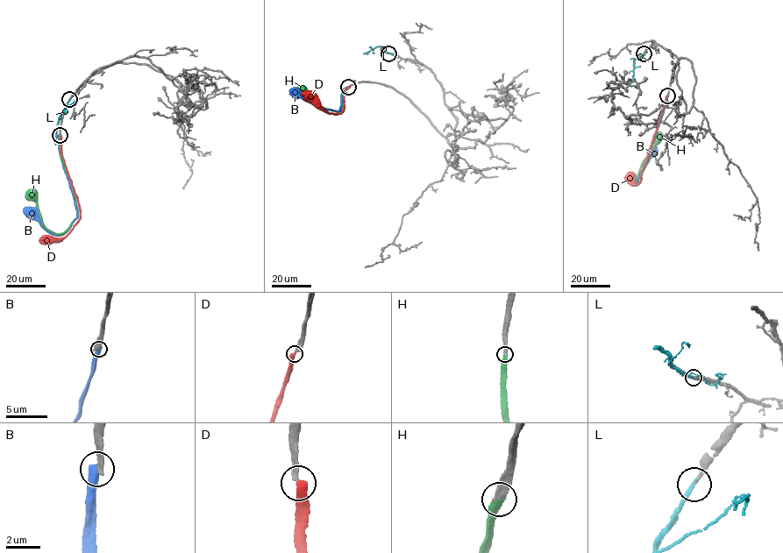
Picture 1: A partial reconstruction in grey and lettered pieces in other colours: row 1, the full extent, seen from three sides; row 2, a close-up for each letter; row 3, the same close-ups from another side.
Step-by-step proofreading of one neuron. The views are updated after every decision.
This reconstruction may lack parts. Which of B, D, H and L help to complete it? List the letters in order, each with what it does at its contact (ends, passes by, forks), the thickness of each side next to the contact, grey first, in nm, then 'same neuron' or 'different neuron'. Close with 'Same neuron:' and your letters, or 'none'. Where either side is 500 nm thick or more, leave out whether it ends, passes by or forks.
B: it ends; calibres 400 and 480 nm; different neuron
D: calibres 340 and 500 nm; different neuron
H: it ends; calibres 400 and 420 nm; same neuron
L: it ends; calibres 240 and 240 nm; same neuron
Same neuron: H, L

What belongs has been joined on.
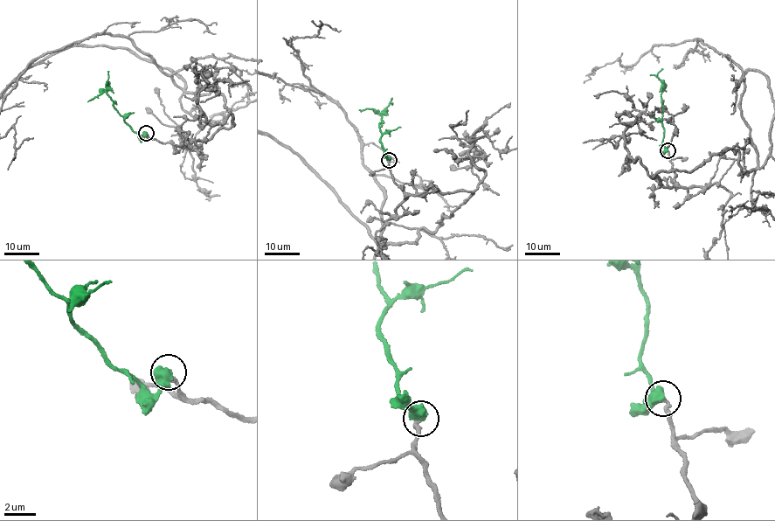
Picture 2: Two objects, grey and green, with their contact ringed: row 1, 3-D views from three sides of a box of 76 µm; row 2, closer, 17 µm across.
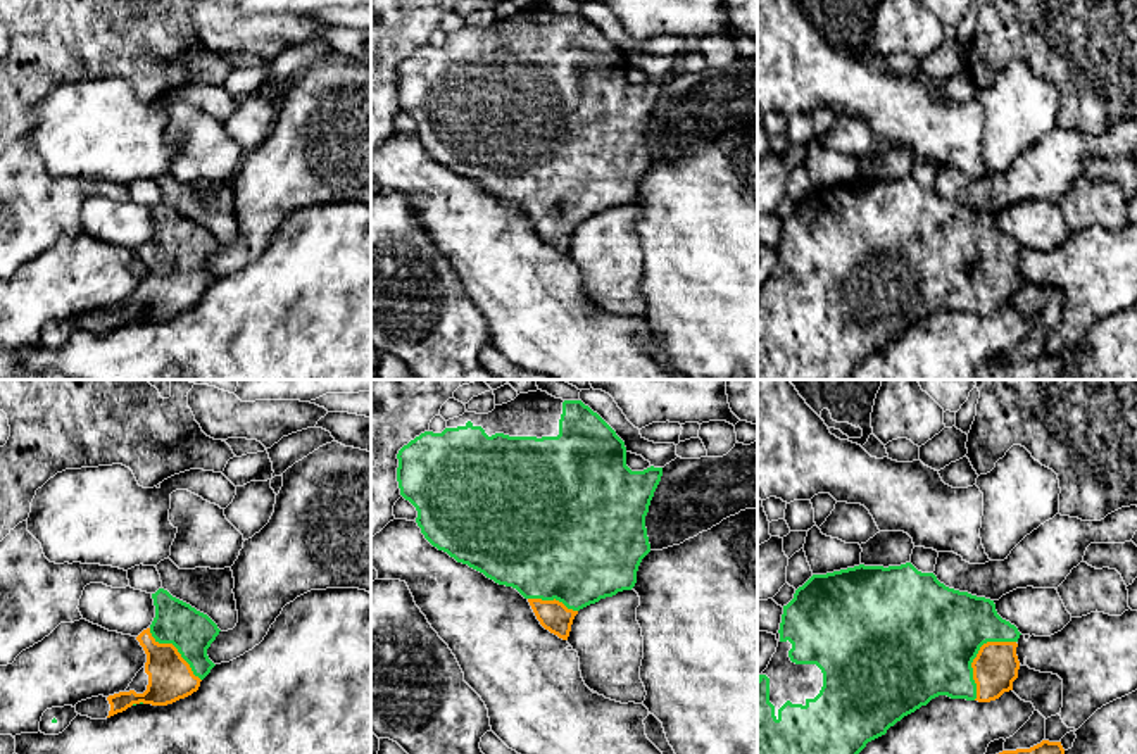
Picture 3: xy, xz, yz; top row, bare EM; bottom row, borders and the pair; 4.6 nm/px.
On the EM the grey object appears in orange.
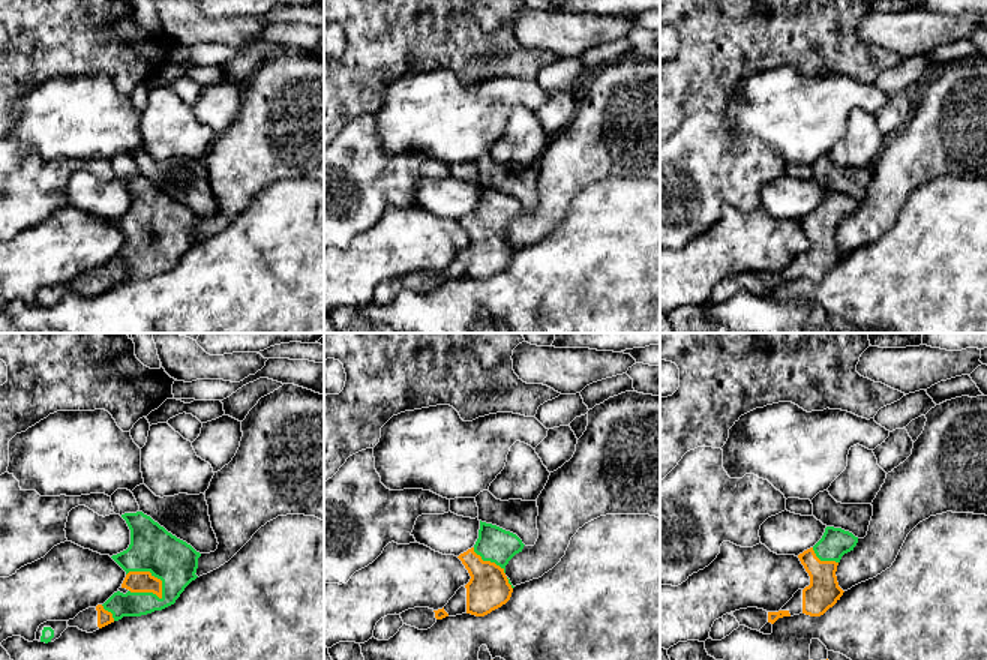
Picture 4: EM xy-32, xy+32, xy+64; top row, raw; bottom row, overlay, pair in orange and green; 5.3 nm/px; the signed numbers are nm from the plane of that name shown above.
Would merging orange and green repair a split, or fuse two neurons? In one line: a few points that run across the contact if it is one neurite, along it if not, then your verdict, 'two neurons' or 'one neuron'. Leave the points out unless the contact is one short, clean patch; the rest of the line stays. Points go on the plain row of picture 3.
one neuron

